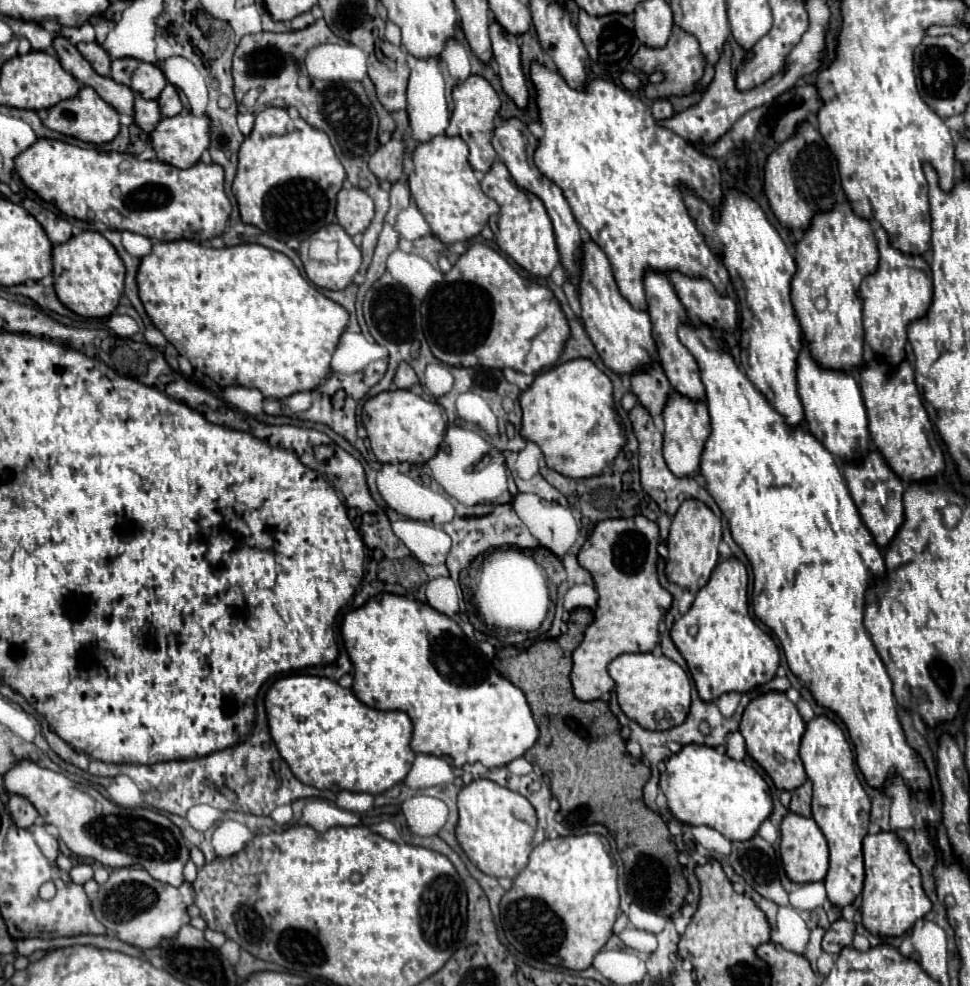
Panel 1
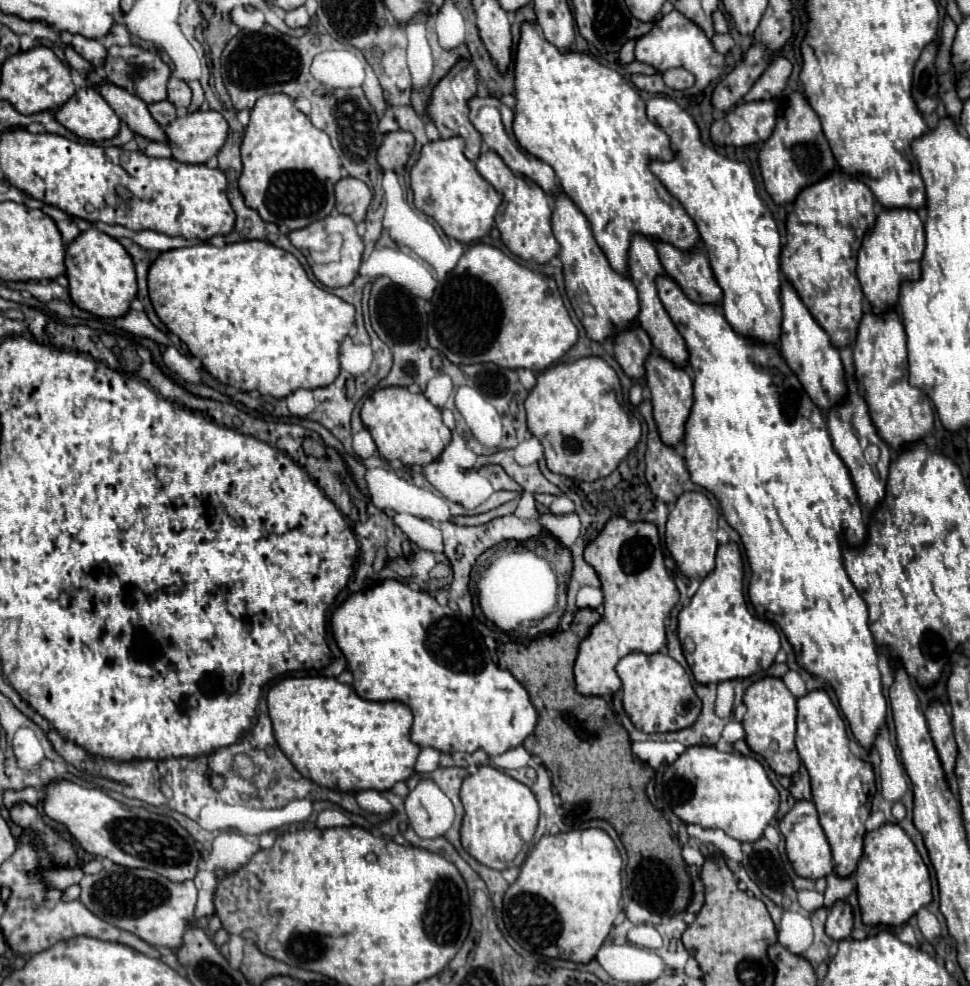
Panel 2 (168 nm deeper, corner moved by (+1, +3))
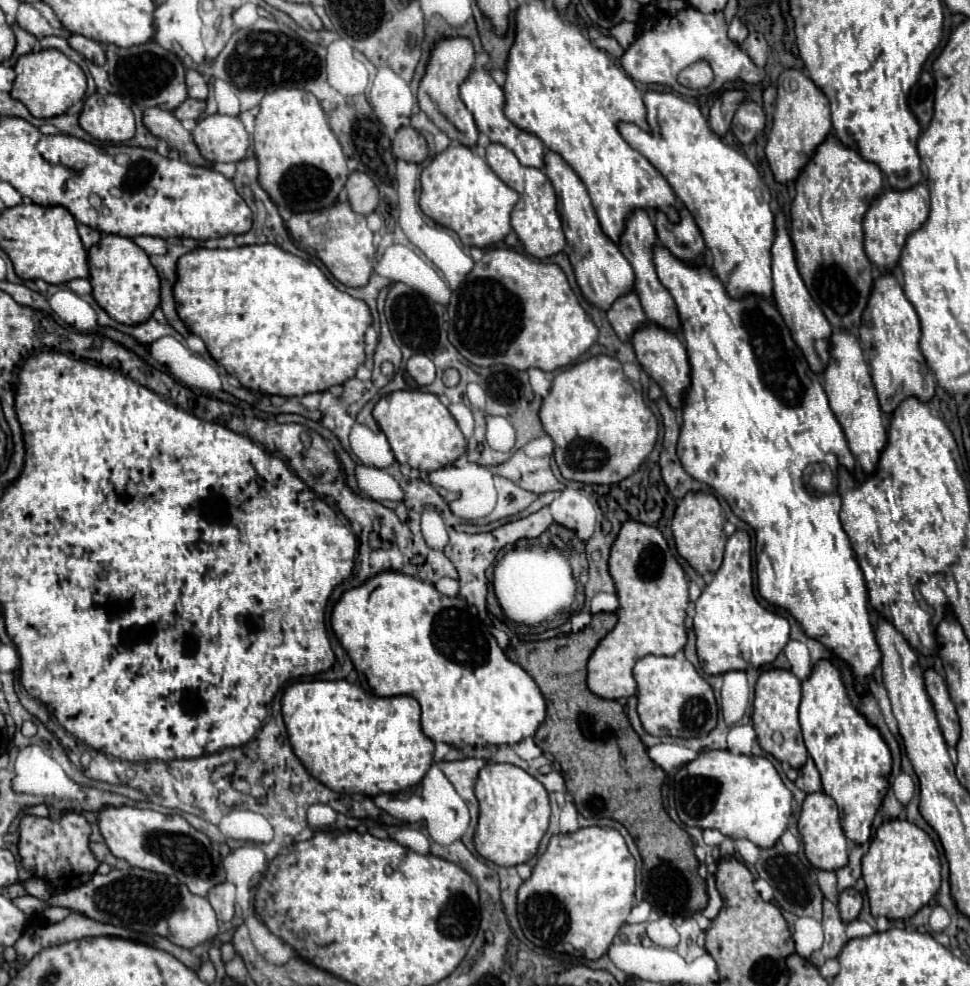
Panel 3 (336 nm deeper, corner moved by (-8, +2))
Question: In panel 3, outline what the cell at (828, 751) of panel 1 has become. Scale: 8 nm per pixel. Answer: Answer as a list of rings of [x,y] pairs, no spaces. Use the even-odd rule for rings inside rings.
[[[819,661],[809,679],[803,681],[799,721],[805,747],[819,769],[823,791],[839,807],[845,837],[855,845],[867,843],[871,839],[873,819],[889,789],[887,777],[891,773],[893,759],[879,731],[869,727],[867,721],[851,707],[839,669],[829,661]]]

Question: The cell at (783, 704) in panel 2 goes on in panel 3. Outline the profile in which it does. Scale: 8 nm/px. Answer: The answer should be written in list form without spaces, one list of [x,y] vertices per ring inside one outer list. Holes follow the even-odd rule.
[[[785,669],[763,671],[755,685],[753,701],[753,727],[757,741],[763,751],[771,753],[777,761],[789,763],[793,769],[801,769],[807,761],[807,749],[801,737],[799,725],[799,701],[801,701],[801,681]]]

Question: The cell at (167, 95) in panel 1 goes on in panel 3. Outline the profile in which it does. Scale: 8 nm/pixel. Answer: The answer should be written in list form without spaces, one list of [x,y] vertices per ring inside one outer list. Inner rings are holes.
[[[189,69],[185,83],[187,83],[187,91],[189,91],[191,99],[201,99],[201,101],[207,99],[207,81],[203,79],[203,75],[199,71]]]

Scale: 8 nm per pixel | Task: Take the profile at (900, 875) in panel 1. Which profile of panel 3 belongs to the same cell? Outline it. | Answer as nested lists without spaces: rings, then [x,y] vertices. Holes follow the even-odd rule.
[[[893,819],[875,831],[871,847],[863,857],[863,881],[867,883],[867,897],[873,917],[911,919],[939,891],[939,853],[923,829],[907,819]]]

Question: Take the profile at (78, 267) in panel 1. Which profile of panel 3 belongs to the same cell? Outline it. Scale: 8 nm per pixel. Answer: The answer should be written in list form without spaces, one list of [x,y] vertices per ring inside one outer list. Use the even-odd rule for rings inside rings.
[[[103,235],[99,245],[89,249],[87,261],[89,283],[93,287],[91,295],[111,319],[125,325],[135,325],[151,317],[153,309],[159,305],[159,277],[141,247],[121,235]]]

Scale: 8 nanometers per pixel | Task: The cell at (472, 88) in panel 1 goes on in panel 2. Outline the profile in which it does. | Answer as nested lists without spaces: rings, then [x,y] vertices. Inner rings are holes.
[[[458,60],[450,72],[432,88],[432,96],[426,104],[426,112],[430,116],[430,120],[434,122],[434,126],[440,132],[440,138],[450,138],[450,136],[462,136],[466,142],[466,158],[468,160],[476,160],[480,154],[480,134],[478,130],[470,124],[468,120],[468,100],[476,94],[476,82],[474,82],[474,74],[476,68],[468,62],[468,60]]]

